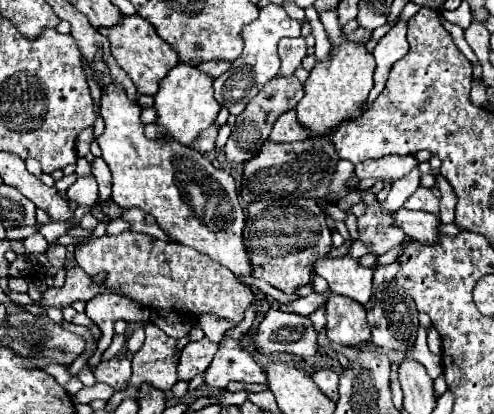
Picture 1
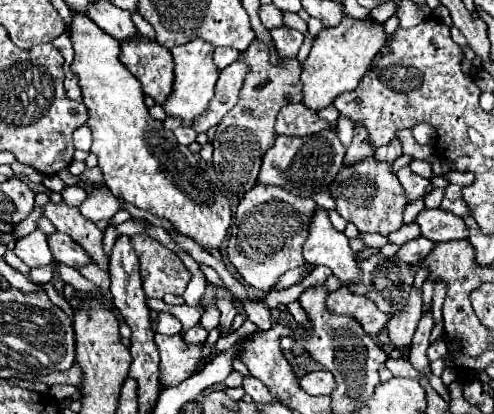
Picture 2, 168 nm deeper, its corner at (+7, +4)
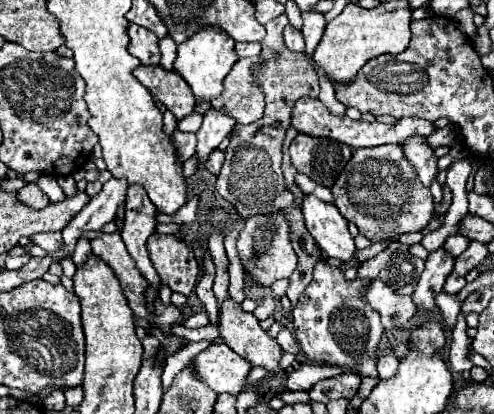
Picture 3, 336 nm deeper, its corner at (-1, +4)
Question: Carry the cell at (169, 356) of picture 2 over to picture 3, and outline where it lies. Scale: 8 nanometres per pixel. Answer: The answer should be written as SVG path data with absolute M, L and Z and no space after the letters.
M224 342L208 346L192 360L192 366L196 368L196 376L200 376L212 390L228 392L232 396L238 396L244 390L246 376L252 370L252 364Z

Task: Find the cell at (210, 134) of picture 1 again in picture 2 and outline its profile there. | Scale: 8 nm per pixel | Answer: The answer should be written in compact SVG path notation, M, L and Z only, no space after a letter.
M180 126L180 128L176 128L174 130L174 136L178 138L178 142L180 144L184 144L184 146L190 146L192 142L196 142L196 132L194 132L194 128L184 128L184 126Z

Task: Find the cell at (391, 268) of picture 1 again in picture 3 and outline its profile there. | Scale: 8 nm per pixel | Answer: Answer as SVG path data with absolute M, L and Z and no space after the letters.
M458 234L458 236L450 236L450 238L444 242L444 248L448 248L448 252L452 252L454 258L458 258L458 256L468 248L468 244L470 244L470 240L464 238L462 234Z

